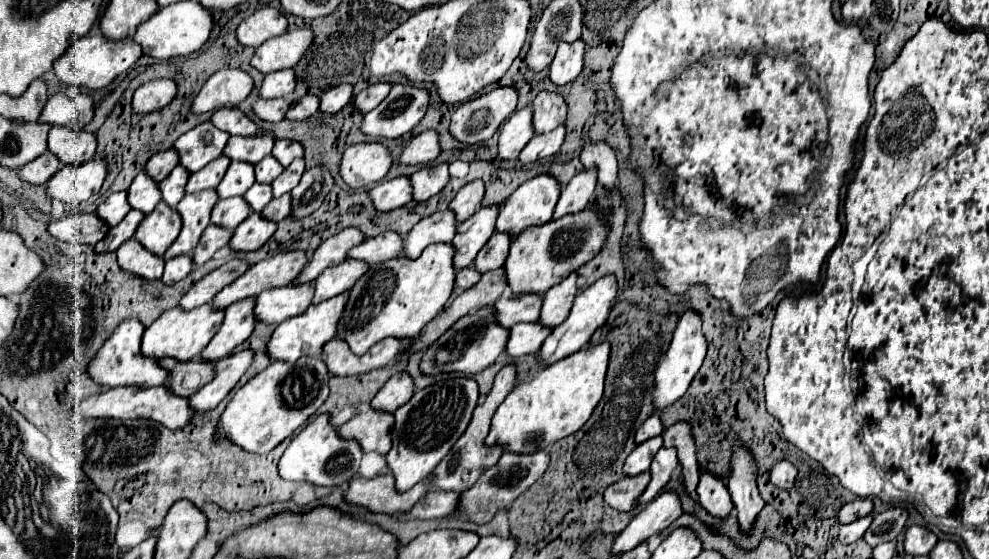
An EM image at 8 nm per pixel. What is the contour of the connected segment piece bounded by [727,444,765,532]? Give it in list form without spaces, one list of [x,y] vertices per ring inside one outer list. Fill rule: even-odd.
[[[741,444],[733,446],[733,474],[727,482],[731,502],[737,510],[737,520],[741,532],[749,532],[757,514],[763,510],[765,502],[759,496],[757,484],[757,466],[753,464],[753,456]]]

